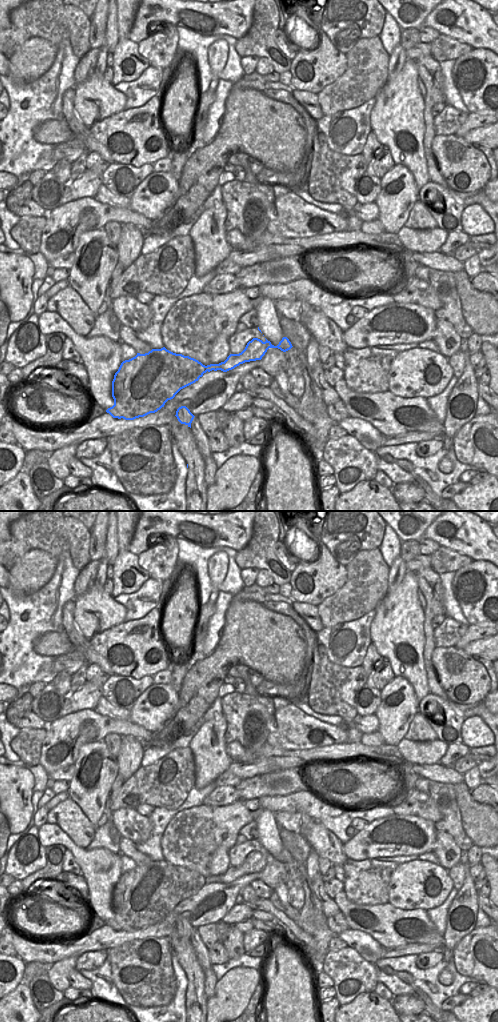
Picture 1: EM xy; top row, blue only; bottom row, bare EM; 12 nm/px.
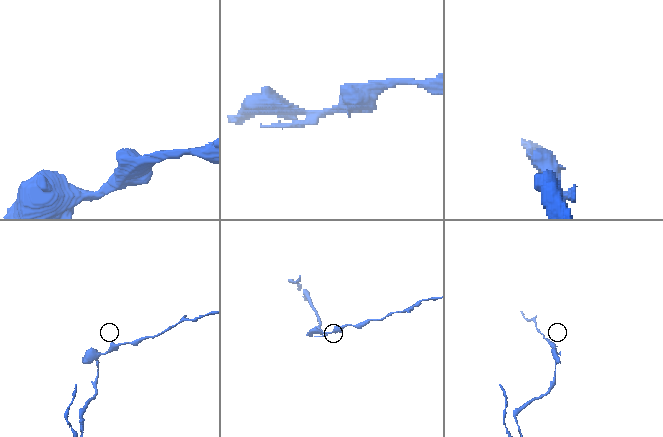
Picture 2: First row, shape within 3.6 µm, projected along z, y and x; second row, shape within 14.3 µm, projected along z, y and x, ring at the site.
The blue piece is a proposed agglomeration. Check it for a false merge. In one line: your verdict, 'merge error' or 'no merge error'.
merge error

